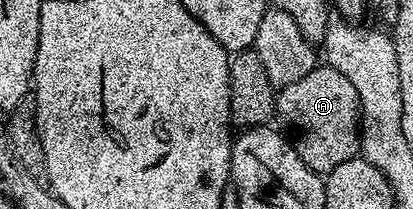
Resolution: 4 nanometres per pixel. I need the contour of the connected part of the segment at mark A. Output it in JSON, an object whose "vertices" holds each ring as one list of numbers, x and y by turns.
{"vertices":[[319,64,304,79,288,83,288,87,277,90,276,113,288,128,294,132,294,150,304,159,312,172,319,175,330,173,340,163,359,156,360,153,360,99,352,79,340,75,328,64]]}

